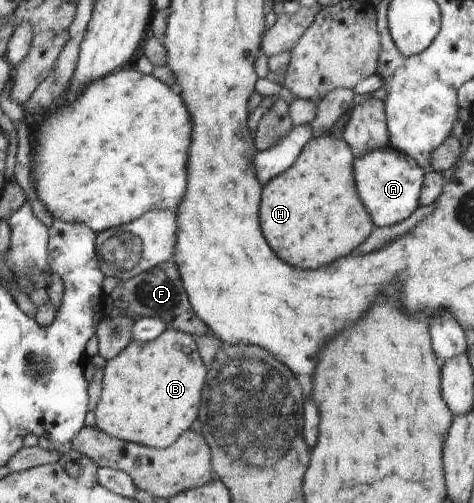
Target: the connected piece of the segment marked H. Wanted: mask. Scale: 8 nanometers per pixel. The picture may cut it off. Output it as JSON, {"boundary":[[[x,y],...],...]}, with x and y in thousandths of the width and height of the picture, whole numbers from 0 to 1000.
{"boundary":[[[690,266],[658,274],[624,320],[555,368],[549,451],[565,487],[591,515],[641,535],[671,535],[738,507],[776,475],[789,451],[768,412],[747,348],[747,302],[719,276]]]}

